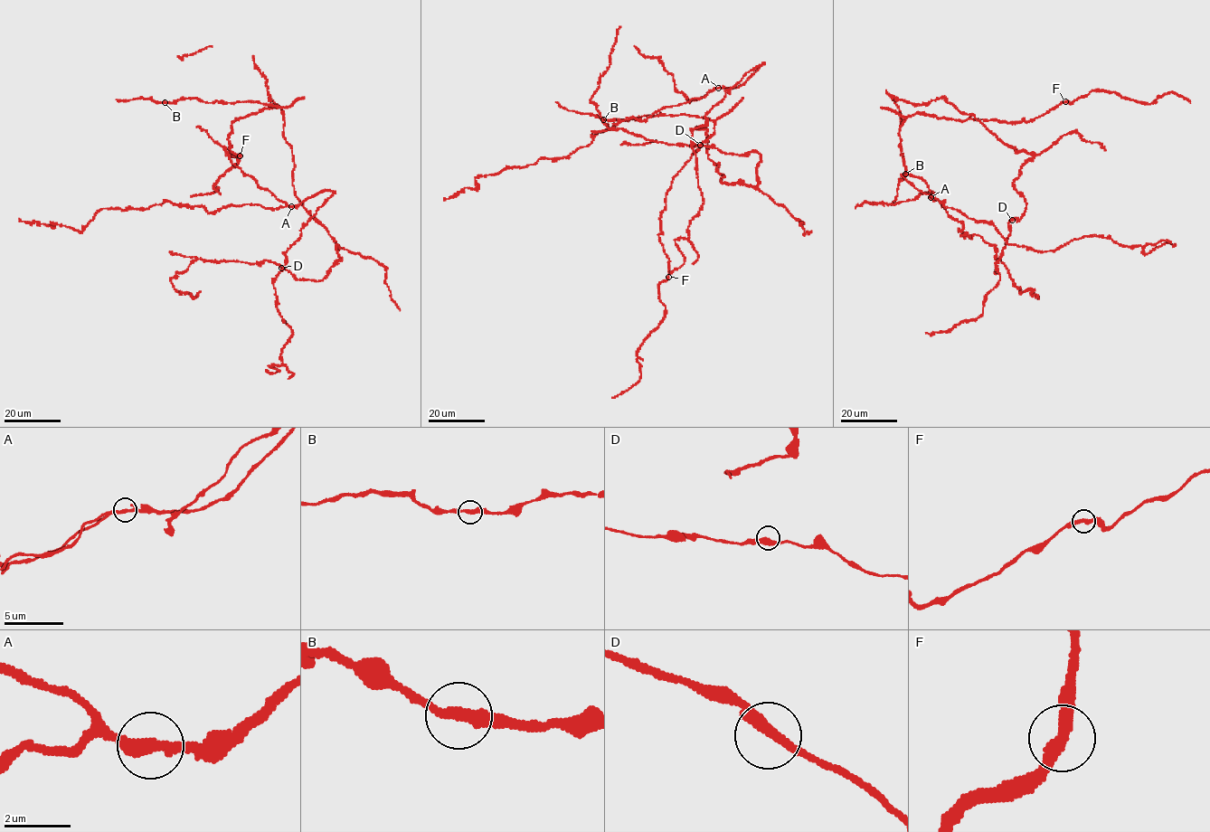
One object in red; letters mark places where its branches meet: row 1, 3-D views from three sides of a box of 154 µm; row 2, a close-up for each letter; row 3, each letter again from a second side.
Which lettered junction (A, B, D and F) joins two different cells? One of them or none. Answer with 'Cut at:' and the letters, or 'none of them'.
Cut at: none of them

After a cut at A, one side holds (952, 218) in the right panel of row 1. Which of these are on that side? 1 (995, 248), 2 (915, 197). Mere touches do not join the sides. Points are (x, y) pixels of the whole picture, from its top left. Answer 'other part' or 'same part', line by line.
1: same part
2: same part

